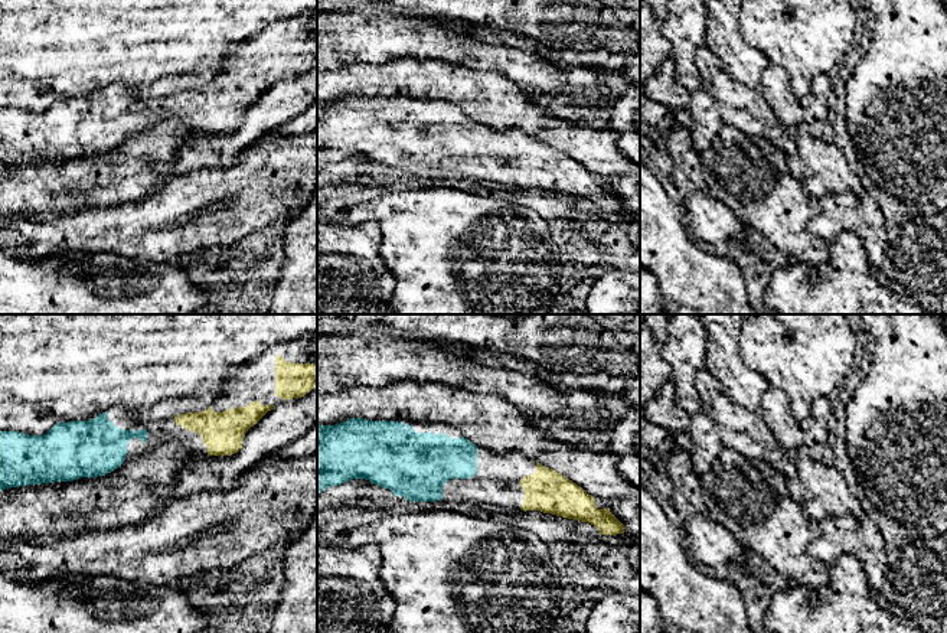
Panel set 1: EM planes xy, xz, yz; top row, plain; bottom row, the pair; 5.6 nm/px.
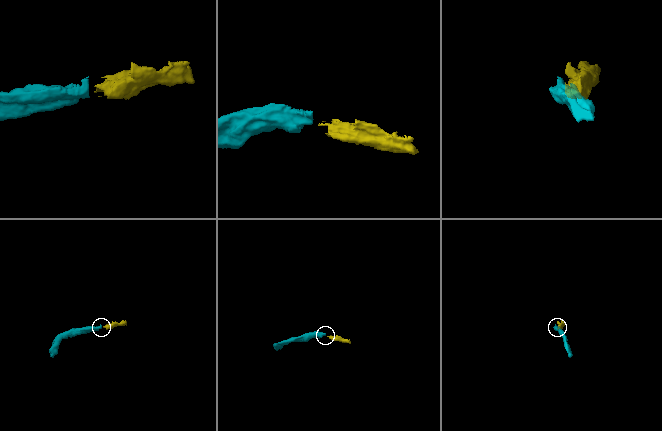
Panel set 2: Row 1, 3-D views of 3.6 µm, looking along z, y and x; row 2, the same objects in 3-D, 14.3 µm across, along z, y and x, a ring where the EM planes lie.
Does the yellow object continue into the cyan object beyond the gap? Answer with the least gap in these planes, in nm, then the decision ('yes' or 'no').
160 nm | yes

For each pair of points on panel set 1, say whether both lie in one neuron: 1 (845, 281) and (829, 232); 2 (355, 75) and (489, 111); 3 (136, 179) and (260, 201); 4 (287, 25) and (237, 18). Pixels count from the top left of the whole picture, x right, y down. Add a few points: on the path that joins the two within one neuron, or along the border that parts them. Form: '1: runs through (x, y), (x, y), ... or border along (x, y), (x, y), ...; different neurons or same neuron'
1: border along (829, 245), (841, 232), (854, 231), (865, 250); different neurons
2: runs through (388, 80), (440, 80), (457, 85); same neuron
3: border along (173, 175), (160, 188), (134, 201); different neurons
4: border along (299, 15), (271, 23); different neurons

